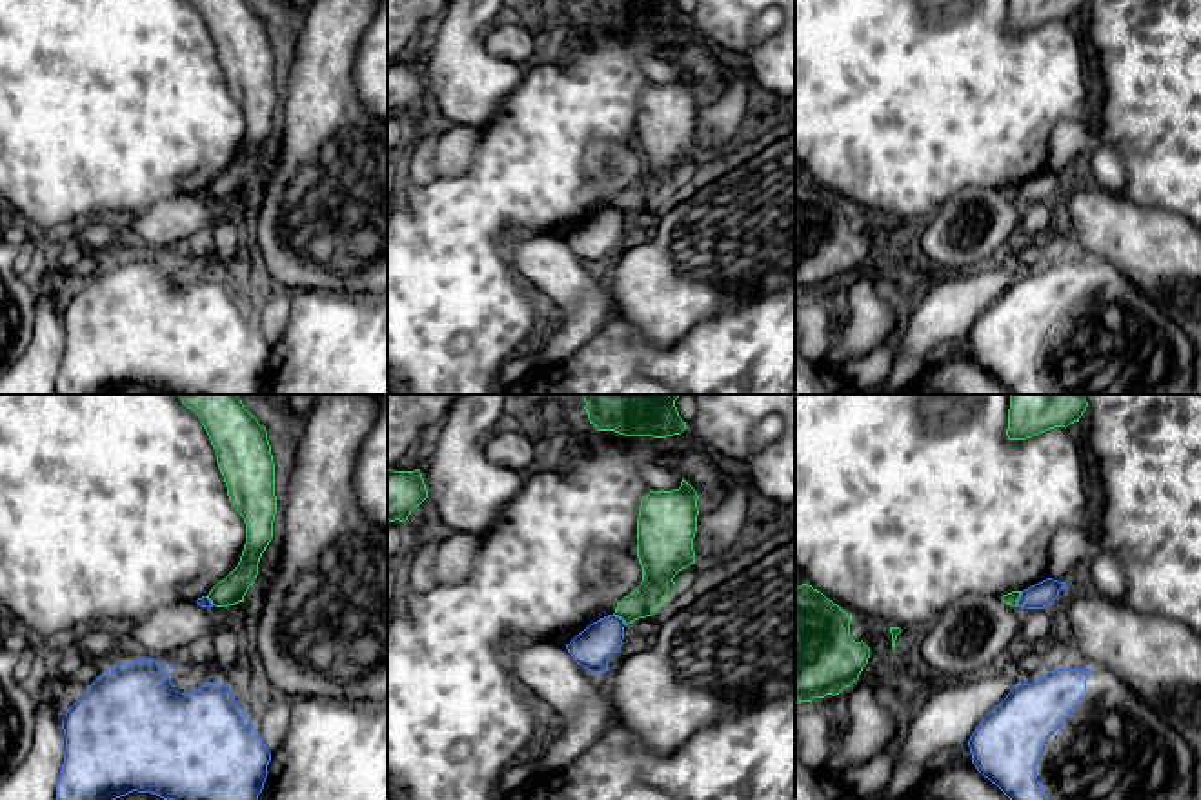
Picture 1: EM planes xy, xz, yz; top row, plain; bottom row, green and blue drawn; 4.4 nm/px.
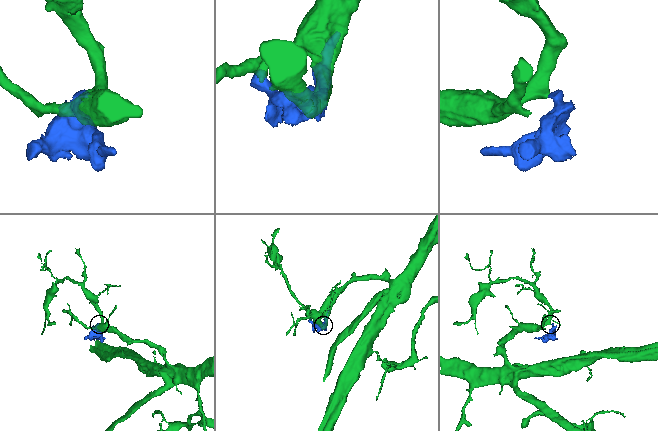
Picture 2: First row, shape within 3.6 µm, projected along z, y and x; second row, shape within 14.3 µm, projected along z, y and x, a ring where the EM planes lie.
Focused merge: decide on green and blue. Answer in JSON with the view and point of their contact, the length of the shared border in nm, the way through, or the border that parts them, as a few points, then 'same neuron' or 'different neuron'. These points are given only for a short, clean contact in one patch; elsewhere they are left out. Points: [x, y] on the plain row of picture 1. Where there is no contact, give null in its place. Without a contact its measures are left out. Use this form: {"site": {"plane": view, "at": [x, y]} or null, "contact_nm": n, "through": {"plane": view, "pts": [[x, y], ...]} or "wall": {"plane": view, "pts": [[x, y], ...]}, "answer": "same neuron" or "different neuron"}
{"site": {"plane": "yz", "at": [1018, 191]}, "contact_nm": 80, "wall": {"plane": "yz", "pts": [[1021, 184], [1014, 199]]}, "answer": "different neuron"}

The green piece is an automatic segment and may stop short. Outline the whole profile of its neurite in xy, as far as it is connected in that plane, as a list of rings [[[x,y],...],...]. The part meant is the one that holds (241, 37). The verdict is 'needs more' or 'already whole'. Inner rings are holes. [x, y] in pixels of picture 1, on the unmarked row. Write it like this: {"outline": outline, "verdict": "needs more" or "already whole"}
{"outline": [[[187,0],[202,15],[217,47],[227,89],[246,116],[238,158],[207,187],[215,200],[244,195],[273,131],[275,55],[267,24],[246,0]]], "verdict": "already whole"}

